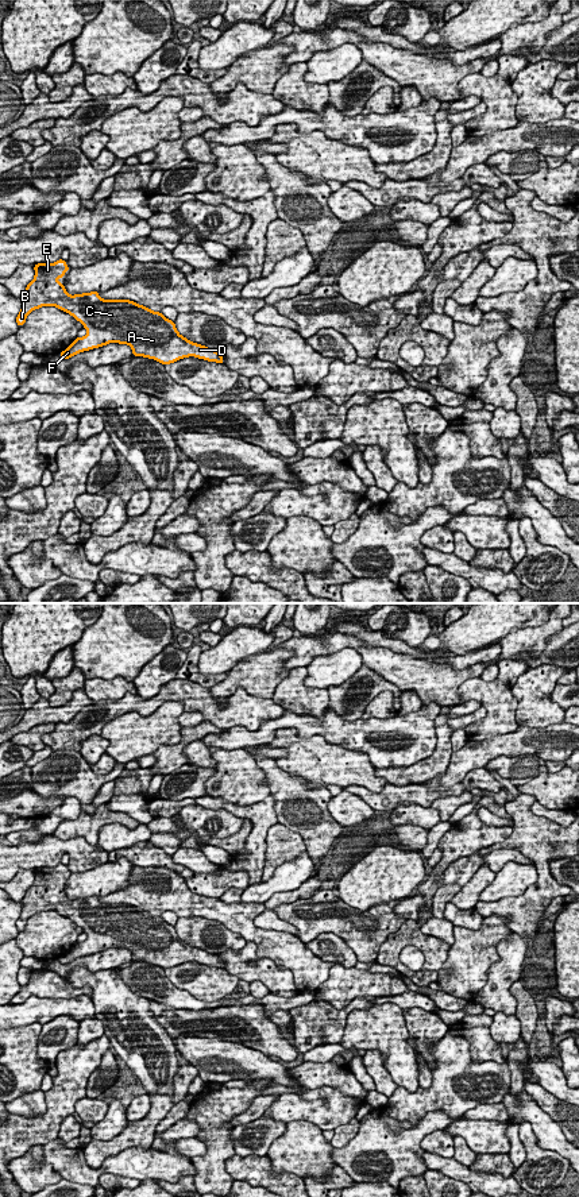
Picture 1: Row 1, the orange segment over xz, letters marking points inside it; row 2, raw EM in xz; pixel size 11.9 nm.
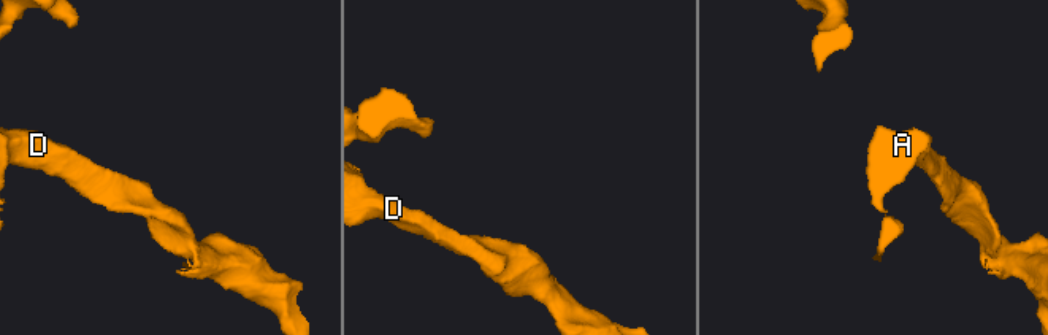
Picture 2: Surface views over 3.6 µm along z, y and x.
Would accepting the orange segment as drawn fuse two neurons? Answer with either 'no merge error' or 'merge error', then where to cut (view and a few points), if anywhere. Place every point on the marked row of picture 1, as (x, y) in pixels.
no merge error | no cut

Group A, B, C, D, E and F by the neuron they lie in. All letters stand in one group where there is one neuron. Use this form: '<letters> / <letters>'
A B C D E F

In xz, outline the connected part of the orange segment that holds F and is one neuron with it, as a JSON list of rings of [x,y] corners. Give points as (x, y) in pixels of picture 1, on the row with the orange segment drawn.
[[[67,262],[34,265],[35,277],[27,285],[16,324],[23,327],[27,314],[42,306],[57,306],[80,321],[88,333],[59,354],[69,359],[80,352],[107,345],[127,344],[134,356],[154,359],[170,364],[194,356],[224,364],[224,358],[215,350],[189,341],[178,333],[174,321],[161,312],[154,312],[130,300],[103,300],[99,291],[70,296],[65,285],[55,279],[70,270]]]

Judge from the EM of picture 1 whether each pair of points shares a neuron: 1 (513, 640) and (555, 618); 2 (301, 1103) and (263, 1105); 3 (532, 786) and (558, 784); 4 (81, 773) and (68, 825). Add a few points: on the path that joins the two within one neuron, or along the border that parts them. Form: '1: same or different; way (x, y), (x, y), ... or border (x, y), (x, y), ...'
1: same; way (524, 638), (533, 638), (544, 629)
2: different; border (281, 1095), (262, 1115)
3: same; way (539, 786), (551, 786)
4: different; border (97, 807), (92, 814), (83, 811)

